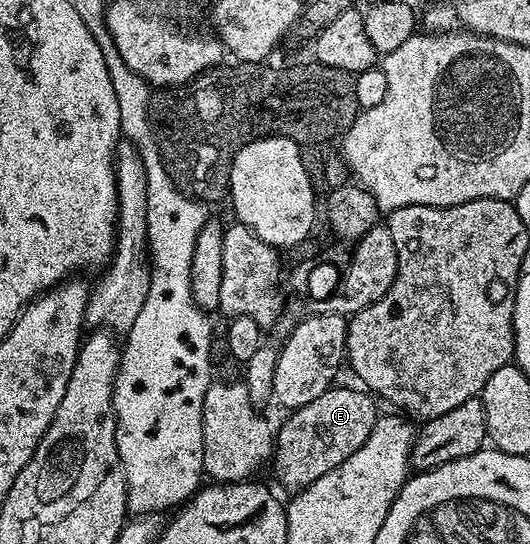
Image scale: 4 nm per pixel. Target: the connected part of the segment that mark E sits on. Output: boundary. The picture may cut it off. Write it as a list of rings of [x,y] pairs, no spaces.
[[[336,384],[310,404],[293,409],[287,415],[289,418],[281,426],[279,424],[275,431],[274,461],[276,460],[276,478],[288,492],[305,490],[310,484],[314,484],[314,480],[318,480],[318,476],[326,476],[326,472],[338,468],[342,460],[354,456],[354,452],[358,452],[358,448],[366,444],[366,436],[370,436],[378,417],[375,401],[377,399],[363,389],[351,390],[348,386]]]

